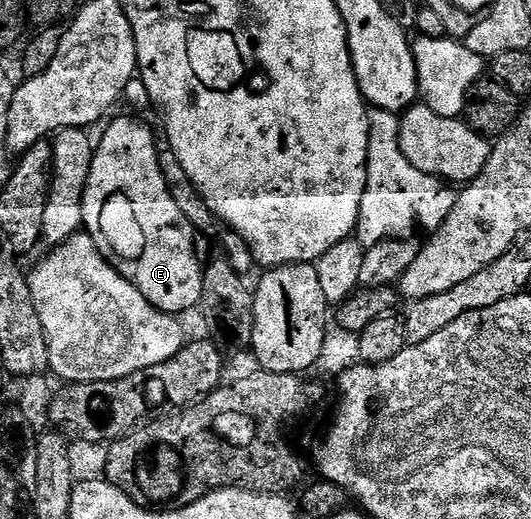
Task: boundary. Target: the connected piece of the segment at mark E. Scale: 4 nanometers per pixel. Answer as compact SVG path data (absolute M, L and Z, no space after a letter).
M128 117L118 118L110 128L102 135L102 140L97 140L94 149L94 160L91 163L90 175L87 177L85 191L82 194L82 227L85 234L94 238L94 244L100 249L100 253L114 268L124 276L143 295L157 311L163 311L166 315L175 317L181 316L181 311L190 311L199 306L202 301L202 272L204 263L198 260L198 247L194 244L196 230L184 213L180 211L169 185L166 184L165 177L161 171L161 161L159 157L160 147L156 145L153 133L142 123Z

